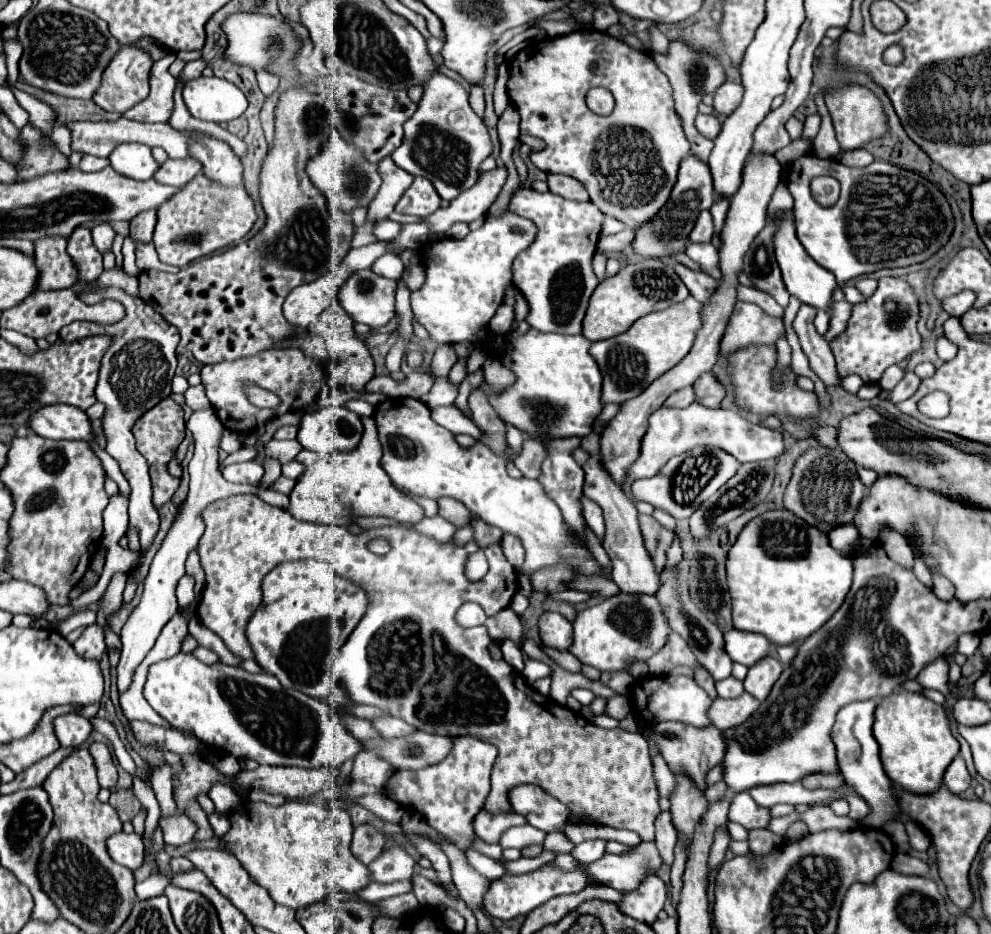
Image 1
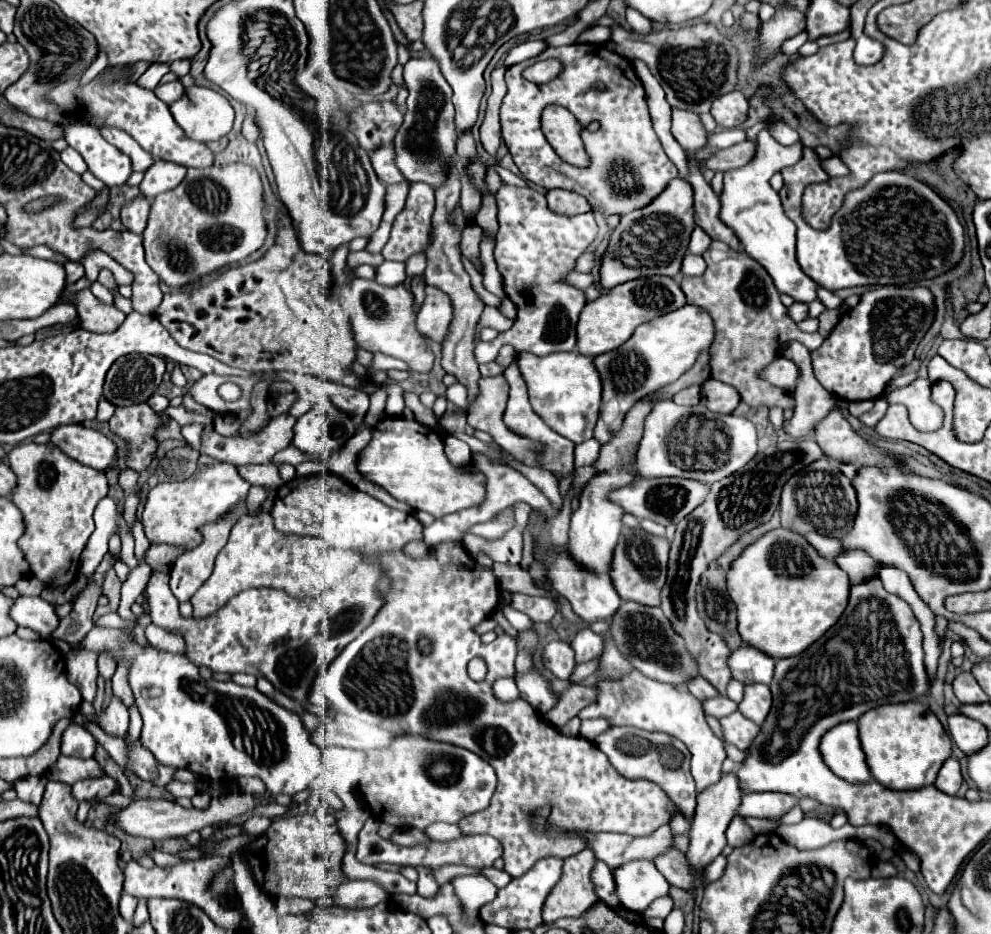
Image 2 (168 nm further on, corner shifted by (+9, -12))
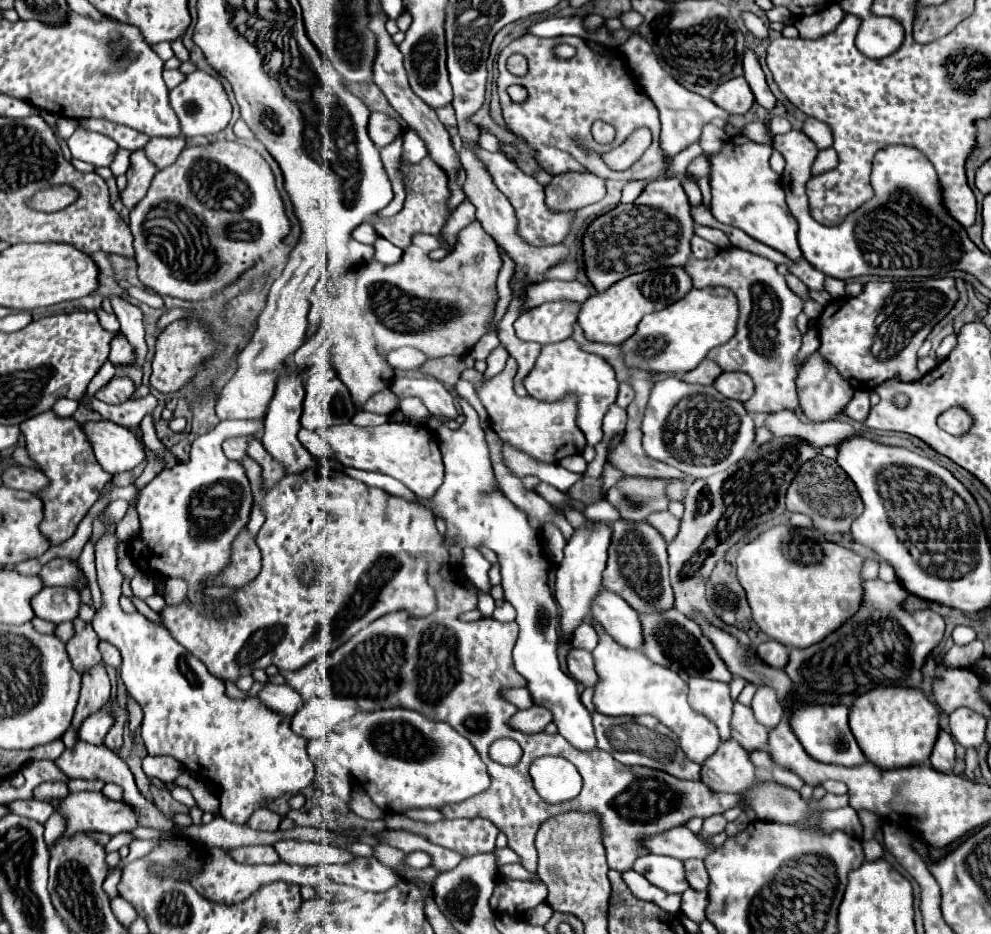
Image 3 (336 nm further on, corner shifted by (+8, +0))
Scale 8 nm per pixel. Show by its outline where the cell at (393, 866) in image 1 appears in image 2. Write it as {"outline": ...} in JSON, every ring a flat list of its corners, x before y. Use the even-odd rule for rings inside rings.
{"outline":[[349,880,335,890,335,904,345,908,371,908,379,902,387,902,389,892,373,880]]}

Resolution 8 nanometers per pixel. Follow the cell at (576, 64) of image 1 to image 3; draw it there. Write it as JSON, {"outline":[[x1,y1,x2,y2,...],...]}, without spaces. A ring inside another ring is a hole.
{"outline":[[524,34,524,36,512,40,512,42,502,50,502,54,500,54,500,58,498,58,498,70,500,70,500,76,498,76,496,84,498,84,498,96,500,96,500,106,502,106,502,112,504,112,506,126,508,126,516,136,524,138,524,140,538,152,538,162,544,162,544,160,542,160,542,158,544,158,544,156,542,156,542,146,554,146,554,148,558,148,558,150,562,150,562,152,568,152,570,156,576,156,576,154,572,154,572,146,578,146,578,144,580,144,580,136,582,136,582,166,584,166,586,170,590,170,590,172,596,172,596,176,600,176,600,178,606,178,606,180,646,180,646,182,650,182,650,180,662,176,662,174,664,174,664,168,668,168,670,160,664,160,664,156,660,156,660,120,658,120,658,110,656,110,656,106,654,106,646,96,640,94,640,90,638,90,638,86,636,86,636,80,634,80,634,76,630,74,630,70,626,68,626,64,624,64,624,60,622,60,622,56,620,56,618,50,608,52,608,56,600,56,600,54,588,50,588,46,586,46,580,38,576,38,576,36,536,38,536,36,532,36,532,34],[556,44,570,44,570,46,576,46,576,54,574,54,572,58,568,58,568,60,562,60,562,58,558,58,558,56,554,54,554,46,556,46],[516,52,524,54,524,56,528,58,528,66,530,66,530,68,528,68,528,74,526,74,526,76,520,76,520,78,518,78,518,76,512,76,512,74,506,70,506,60,508,60,508,56,510,56,510,54,516,54],[510,84,520,84,520,86,524,86,524,88,528,90,528,100,526,100,524,104,514,104,514,102,510,100,510,96,506,94,506,88,508,88],[594,120,604,120,604,122,608,122,608,124,612,124,612,126,616,128,618,136,616,136,616,140,614,140,612,144,602,146,602,144,598,144,598,142,592,138,590,128,592,128],[642,126,646,126,646,128,652,132,652,144,650,144,650,148,642,154,640,162,636,162,636,164,634,164,632,168,628,168,626,172,612,172,612,170,604,164,604,160,602,160,600,156,602,156,604,152,608,152,608,150,620,146,636,128,642,128]]}

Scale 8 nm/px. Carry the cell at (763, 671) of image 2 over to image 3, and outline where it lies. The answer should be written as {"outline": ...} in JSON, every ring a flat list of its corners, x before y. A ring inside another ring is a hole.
{"outline":[[776,640,760,644,758,652,760,652,760,658,766,664,772,664,774,668,784,668,788,664,788,648]]}

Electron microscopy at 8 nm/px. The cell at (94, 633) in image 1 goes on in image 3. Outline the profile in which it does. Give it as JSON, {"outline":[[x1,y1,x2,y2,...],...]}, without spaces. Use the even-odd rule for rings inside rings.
{"outline":[[104,664,96,666,94,670,90,670,88,674,82,676,82,690,80,690,80,700,76,706,76,716,72,720,74,732,78,734,82,722,98,712,106,702,110,700,110,680,108,674,104,670]]}

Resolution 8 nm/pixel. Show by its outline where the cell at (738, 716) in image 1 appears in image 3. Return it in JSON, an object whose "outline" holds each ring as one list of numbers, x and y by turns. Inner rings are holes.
{"outline":[[734,702,730,728,732,738,748,750,764,750,768,744,768,728,758,724,752,710,748,706,742,706,740,702]]}

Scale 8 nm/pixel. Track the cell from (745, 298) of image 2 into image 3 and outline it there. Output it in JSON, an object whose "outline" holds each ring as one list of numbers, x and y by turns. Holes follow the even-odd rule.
{"outline":[[740,248,720,250,710,260,692,258,686,264,696,288,706,286,726,286,736,292,740,304,740,320,736,328,736,338,720,348,714,348,708,358,716,360,726,372,744,372,754,380,756,394,744,408,748,412,774,414,780,410,796,410,796,354,802,346,802,332,796,328,796,316,804,308,804,300,796,296,782,274,778,274,776,264,768,258,756,256]]}

